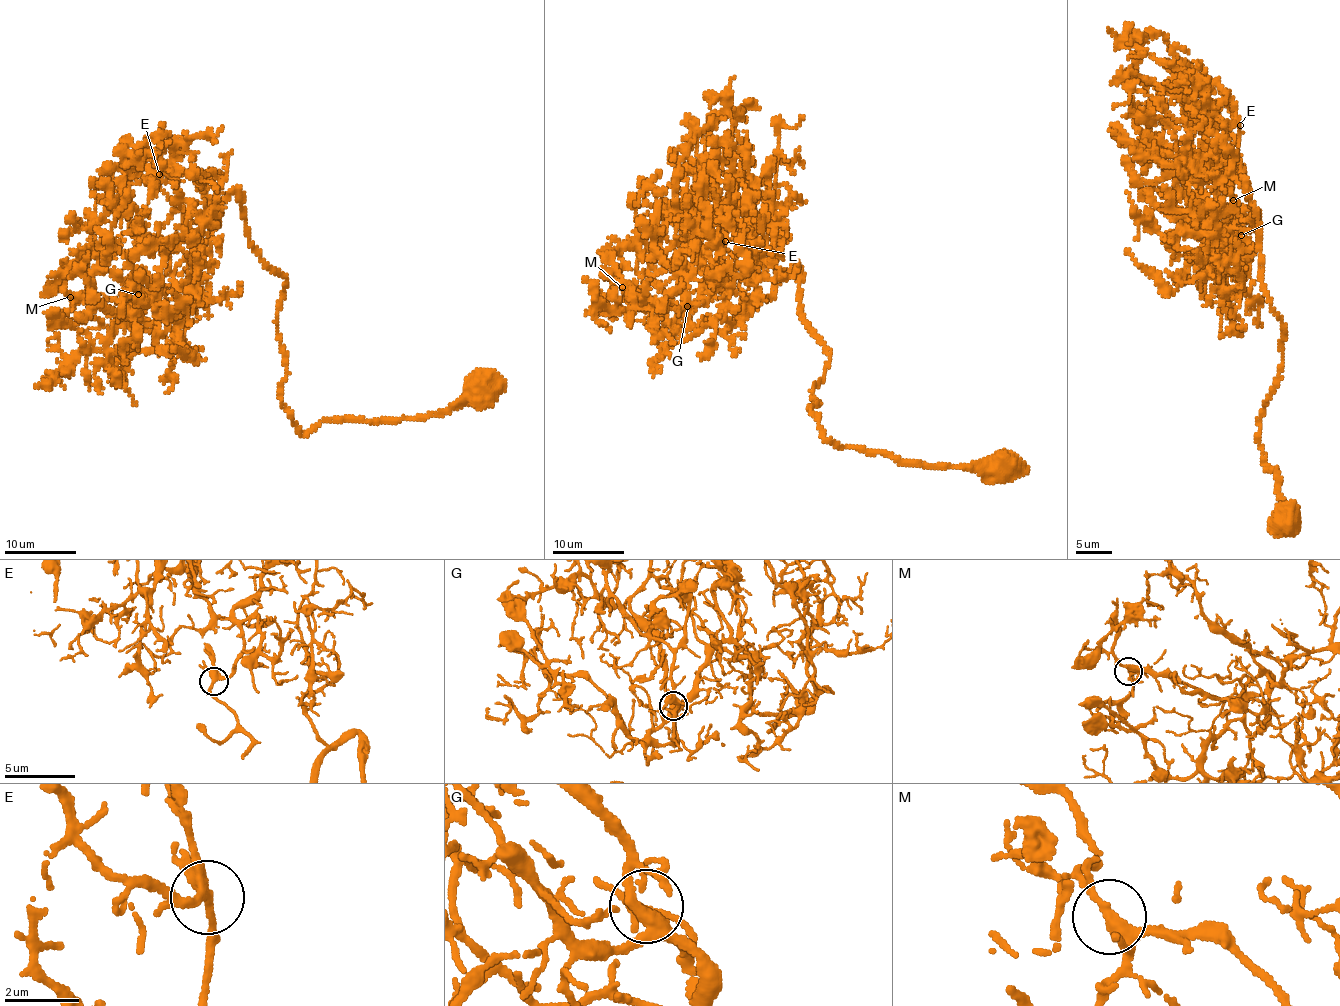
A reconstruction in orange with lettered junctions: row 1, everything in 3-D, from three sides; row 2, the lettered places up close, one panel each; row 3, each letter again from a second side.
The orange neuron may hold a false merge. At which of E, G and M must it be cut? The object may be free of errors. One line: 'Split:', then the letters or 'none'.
Split: none

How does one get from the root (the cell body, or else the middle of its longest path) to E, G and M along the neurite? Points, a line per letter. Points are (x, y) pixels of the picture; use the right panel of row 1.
E: (1286, 523), (1276, 468), (1267, 468), (1258, 439), (1285, 325), (1261, 277), (1240, 125)
G: (1286, 523), (1258, 439), (1285, 325), (1264, 287), (1245, 182), (1258, 228), (1213, 226), (1231, 242), (1241, 235)
M: (1286, 523), (1258, 439), (1285, 325), (1261, 277), (1247, 183), (1258, 228), (1213, 226), (1250, 249), (1233, 200)

